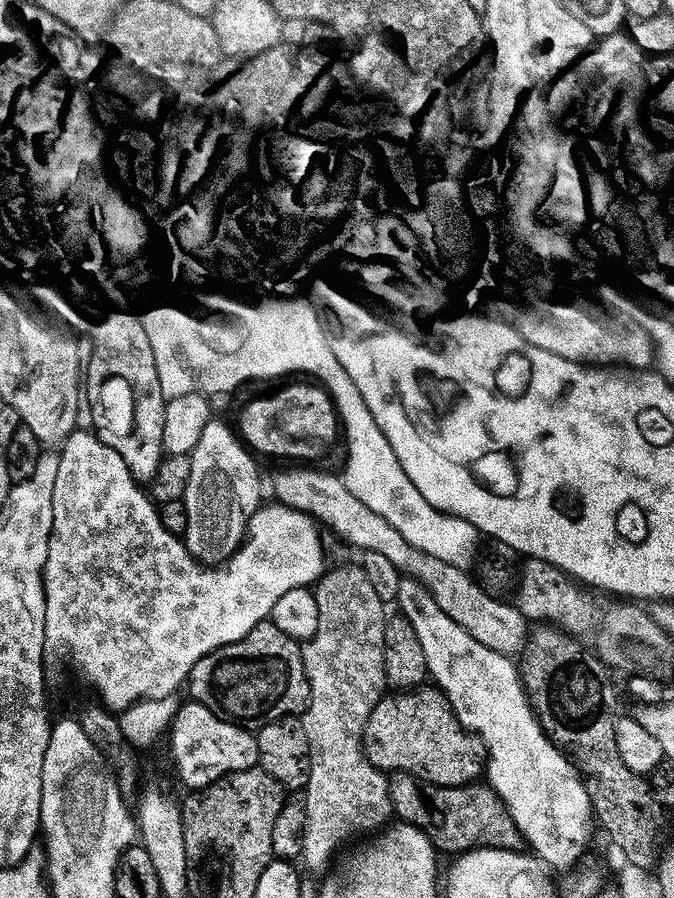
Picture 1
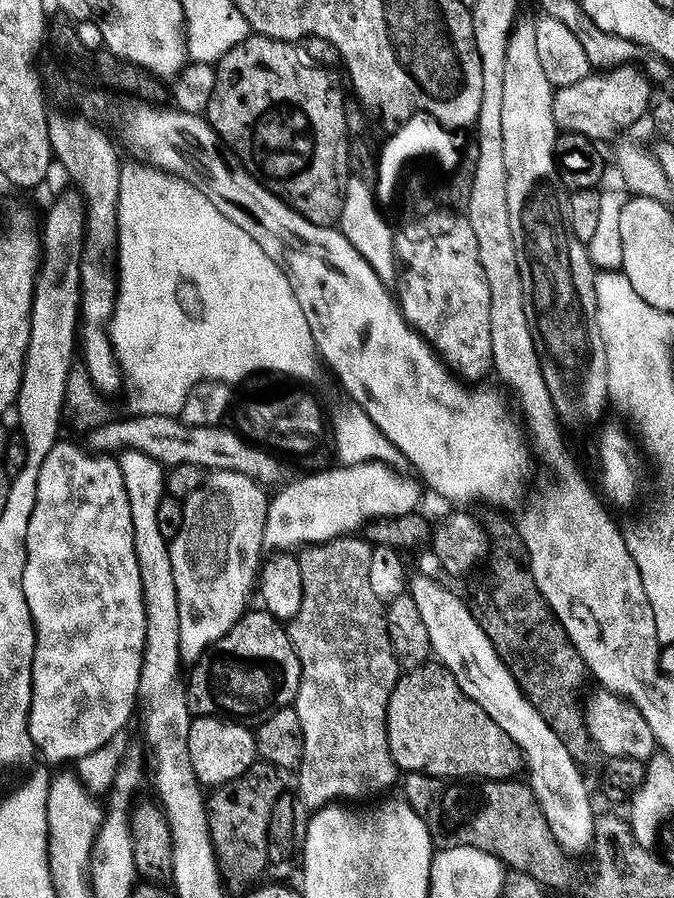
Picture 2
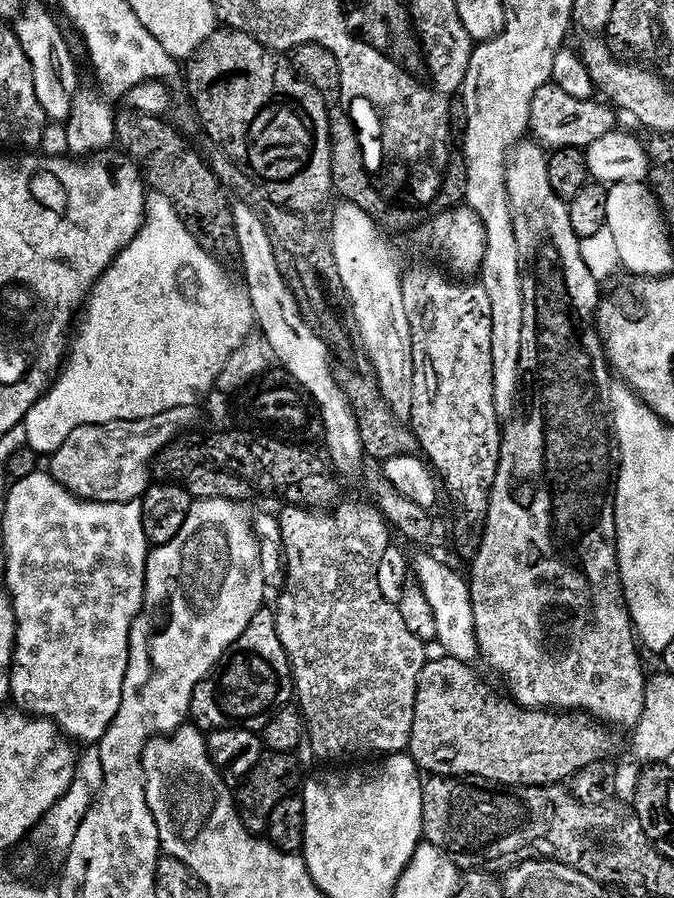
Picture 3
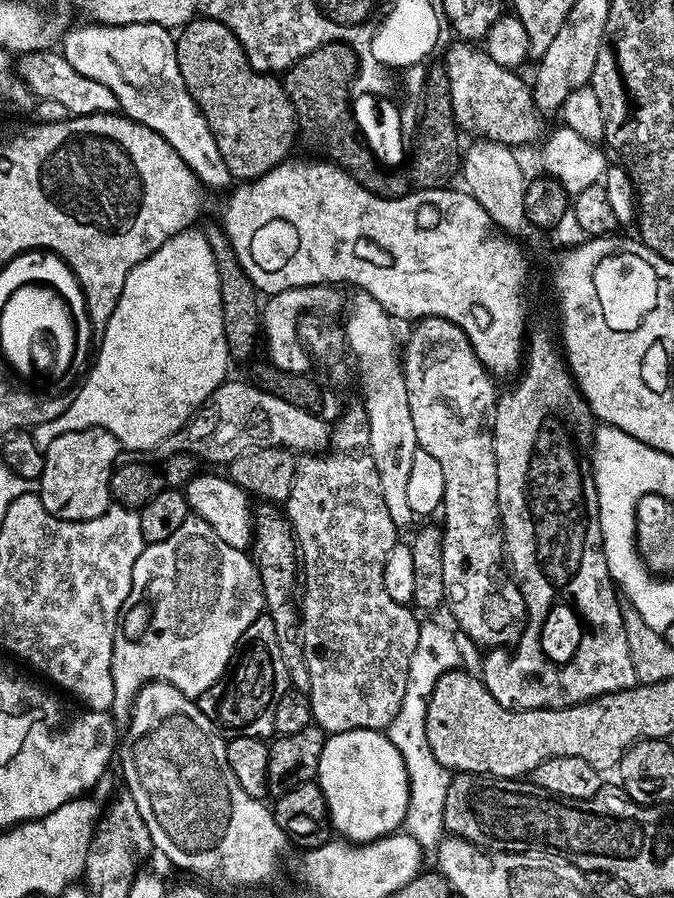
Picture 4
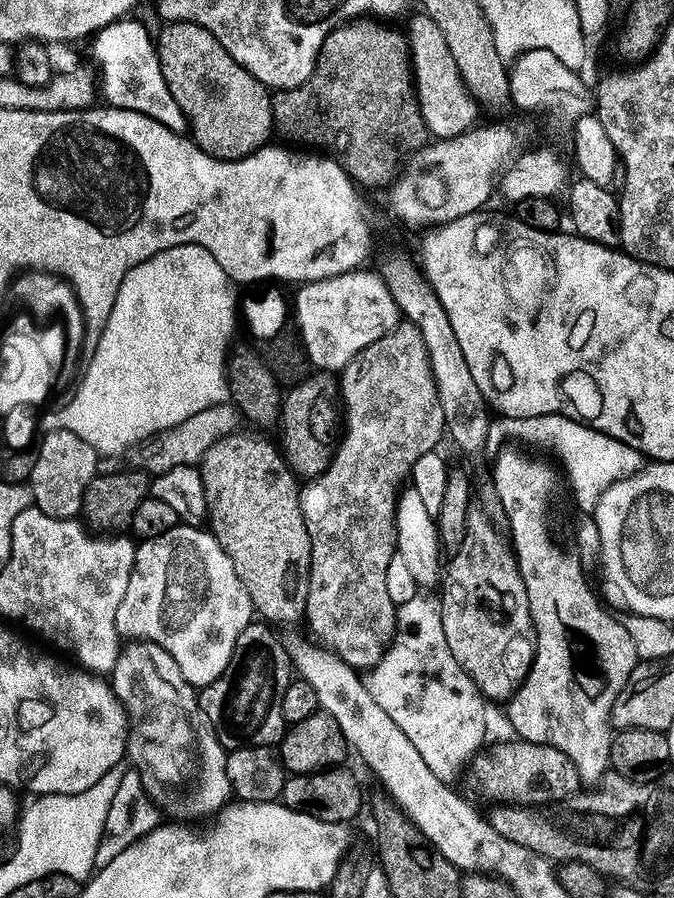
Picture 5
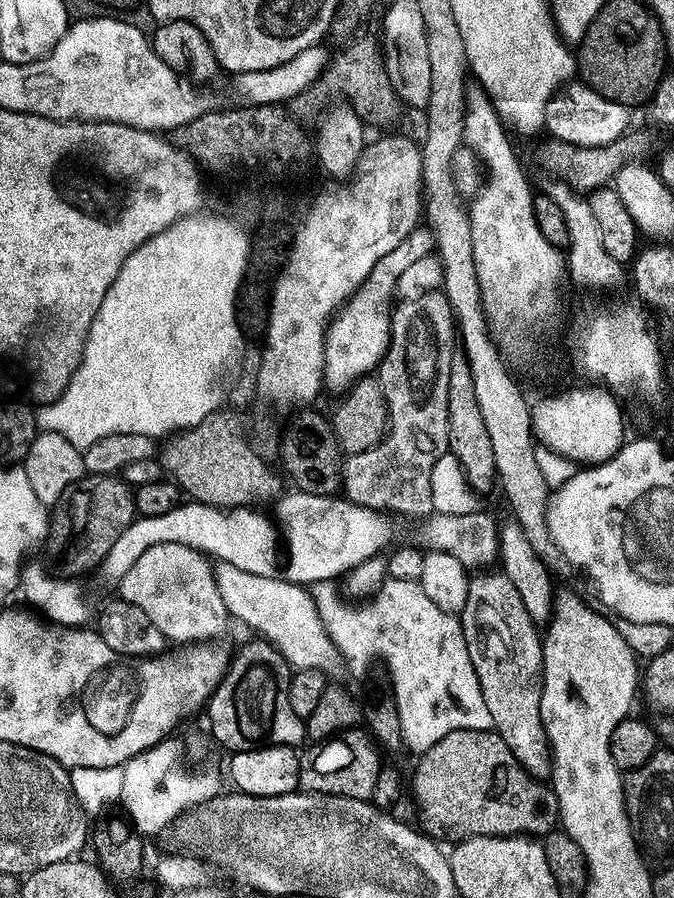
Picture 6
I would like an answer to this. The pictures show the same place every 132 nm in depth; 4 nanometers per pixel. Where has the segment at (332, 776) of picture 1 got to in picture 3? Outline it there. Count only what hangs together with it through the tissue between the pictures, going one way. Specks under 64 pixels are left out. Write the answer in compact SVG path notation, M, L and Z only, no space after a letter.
M337 503L331 510L317 510L312 507L299 506L296 504L288 504L281 512L278 512L278 519L280 522L280 529L282 530L282 546L284 547L284 585L278 589L280 596L274 603L274 611L276 614L276 629L278 630L278 638L282 642L282 646L288 655L288 665L292 668L292 686L294 689L294 700L300 709L300 715L304 718L304 731L306 733L307 747L312 747L312 752L316 756L321 756L324 760L340 760L343 756L364 756L360 758L368 758L371 752L375 754L387 754L389 752L402 752L407 749L408 739L410 738L410 726L412 725L412 715L414 714L414 698L416 697L416 683L418 682L418 674L422 670L426 659L425 641L420 640L414 634L410 634L410 630L406 630L406 622L402 622L402 614L398 614L396 605L390 603L386 598L382 598L382 590L378 590L378 562L382 559L382 550L386 550L390 546L388 540L388 532L390 533L389 525L384 519L382 513L377 510L371 503L366 504L342 504Z

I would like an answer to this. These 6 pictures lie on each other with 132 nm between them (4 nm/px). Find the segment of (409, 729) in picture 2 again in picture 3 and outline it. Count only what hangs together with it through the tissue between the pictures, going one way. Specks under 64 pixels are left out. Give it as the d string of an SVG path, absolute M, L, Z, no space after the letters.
M440 654L437 660L425 659L416 683L414 714L406 749L417 768L433 776L463 776L505 786L534 786L560 784L582 766L609 757L614 740L595 719L580 712L529 710L511 699L499 700L468 668L471 667L465 661L447 654Z

